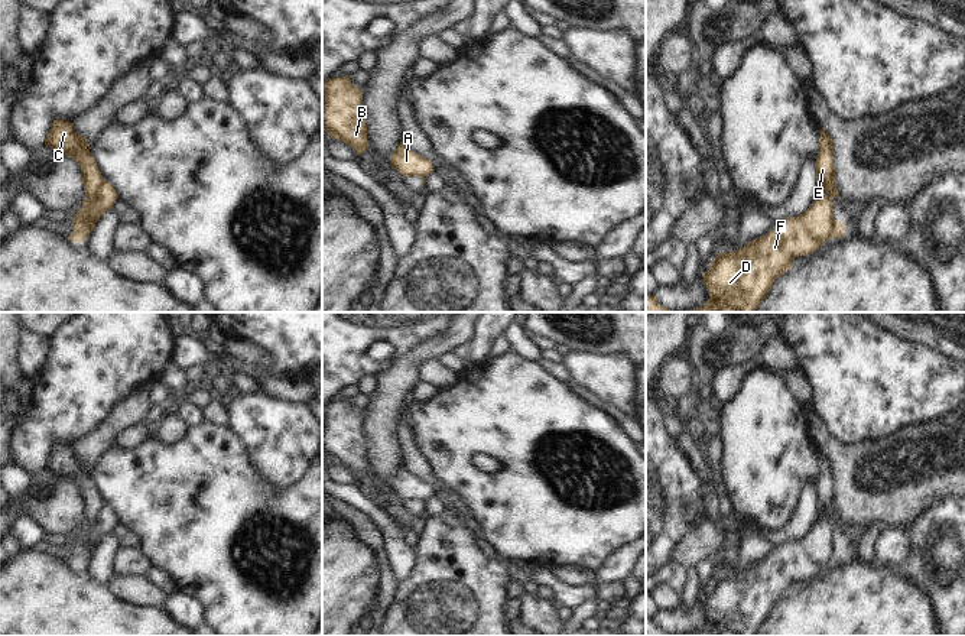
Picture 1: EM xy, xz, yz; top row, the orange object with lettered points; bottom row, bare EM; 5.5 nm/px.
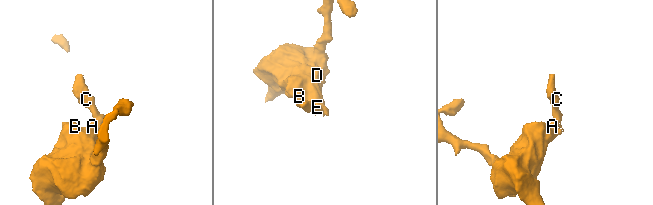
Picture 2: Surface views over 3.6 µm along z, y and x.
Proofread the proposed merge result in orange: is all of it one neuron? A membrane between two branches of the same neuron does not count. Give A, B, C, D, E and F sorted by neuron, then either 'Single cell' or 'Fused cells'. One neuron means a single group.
Groups: A B D F / C E. Fused cells.

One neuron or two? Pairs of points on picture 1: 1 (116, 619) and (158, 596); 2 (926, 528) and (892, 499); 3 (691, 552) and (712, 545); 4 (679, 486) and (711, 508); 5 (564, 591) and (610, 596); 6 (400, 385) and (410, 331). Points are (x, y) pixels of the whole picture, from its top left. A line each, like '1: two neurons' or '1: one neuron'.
1: two neurons
2: two neurons
3: one neuron
4: two neurons
5: two neurons
6: two neurons

